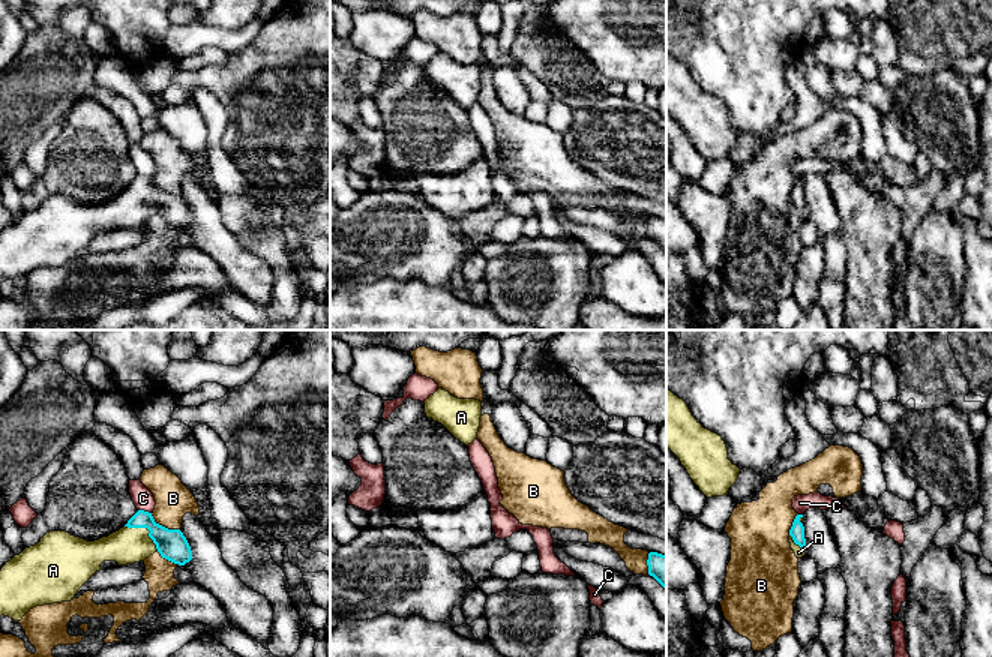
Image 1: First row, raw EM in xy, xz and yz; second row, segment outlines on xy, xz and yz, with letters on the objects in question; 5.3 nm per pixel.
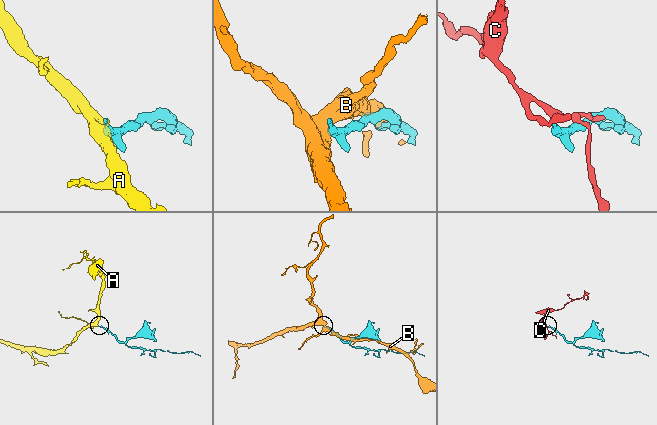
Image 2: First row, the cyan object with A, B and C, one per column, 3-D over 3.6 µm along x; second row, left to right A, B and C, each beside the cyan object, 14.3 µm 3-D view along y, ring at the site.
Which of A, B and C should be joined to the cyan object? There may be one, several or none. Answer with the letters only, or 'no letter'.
A

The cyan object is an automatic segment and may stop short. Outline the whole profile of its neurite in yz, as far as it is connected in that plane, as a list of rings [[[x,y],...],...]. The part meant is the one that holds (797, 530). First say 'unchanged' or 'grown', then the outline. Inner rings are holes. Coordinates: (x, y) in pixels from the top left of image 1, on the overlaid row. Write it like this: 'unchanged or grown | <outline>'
grown | [[[797,514],[789,530],[789,543],[797,558],[806,555],[803,514]]]

